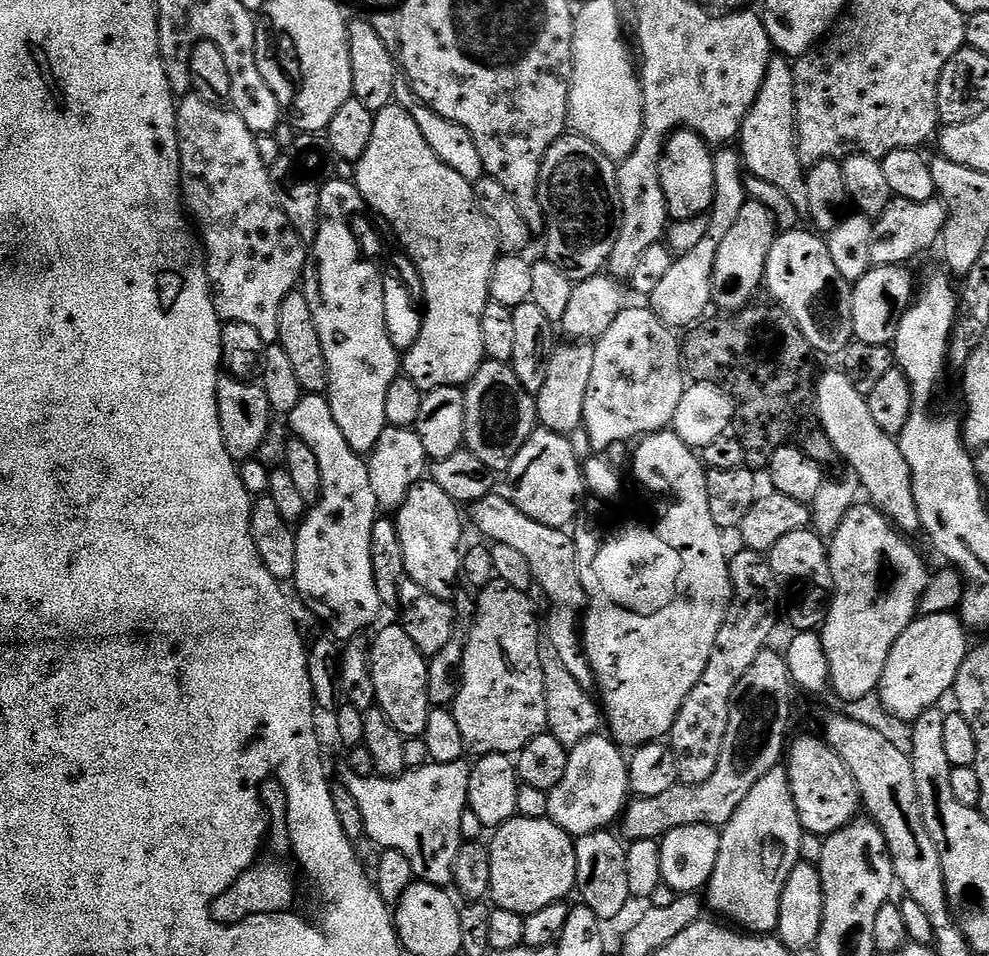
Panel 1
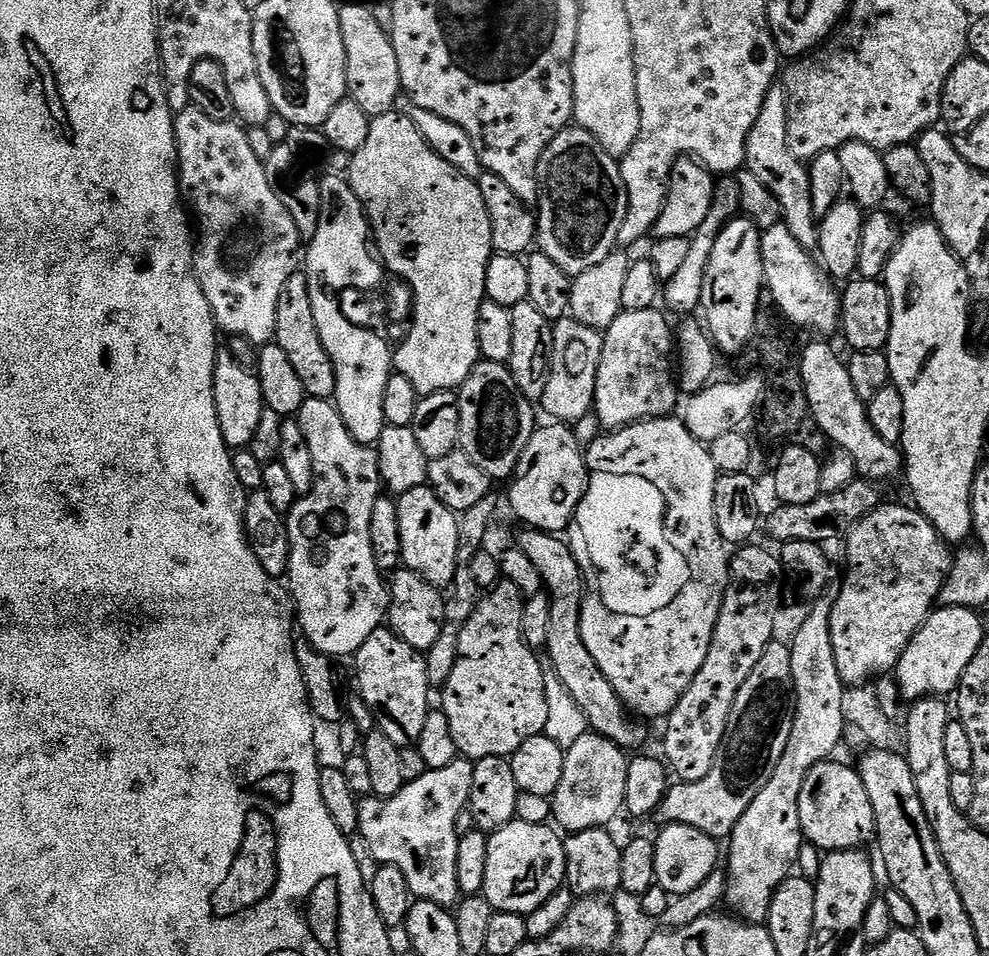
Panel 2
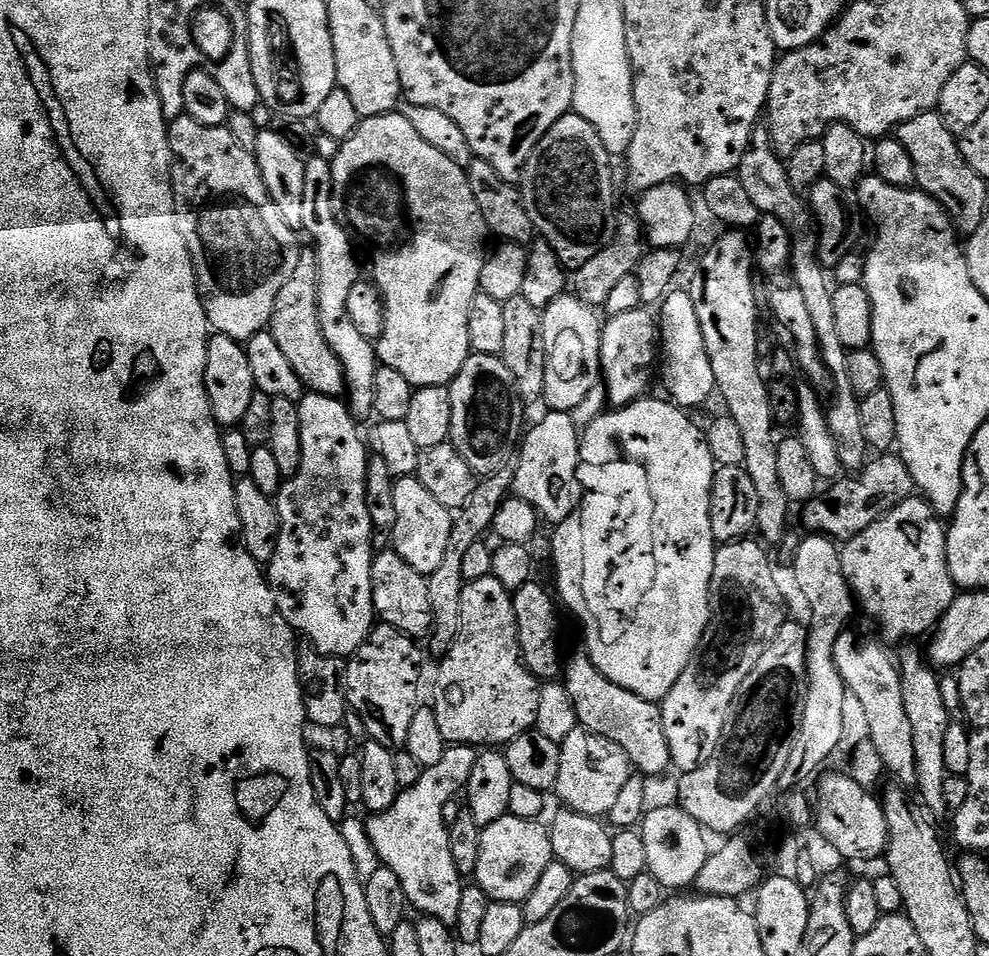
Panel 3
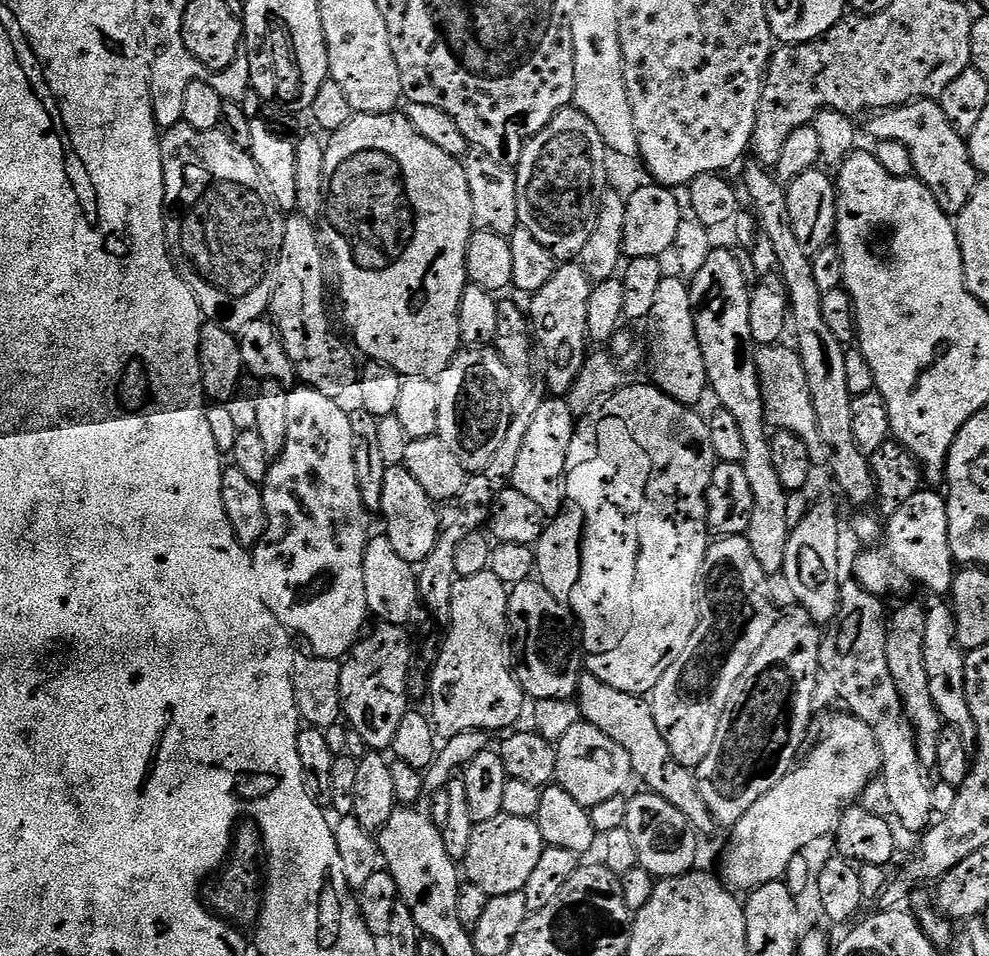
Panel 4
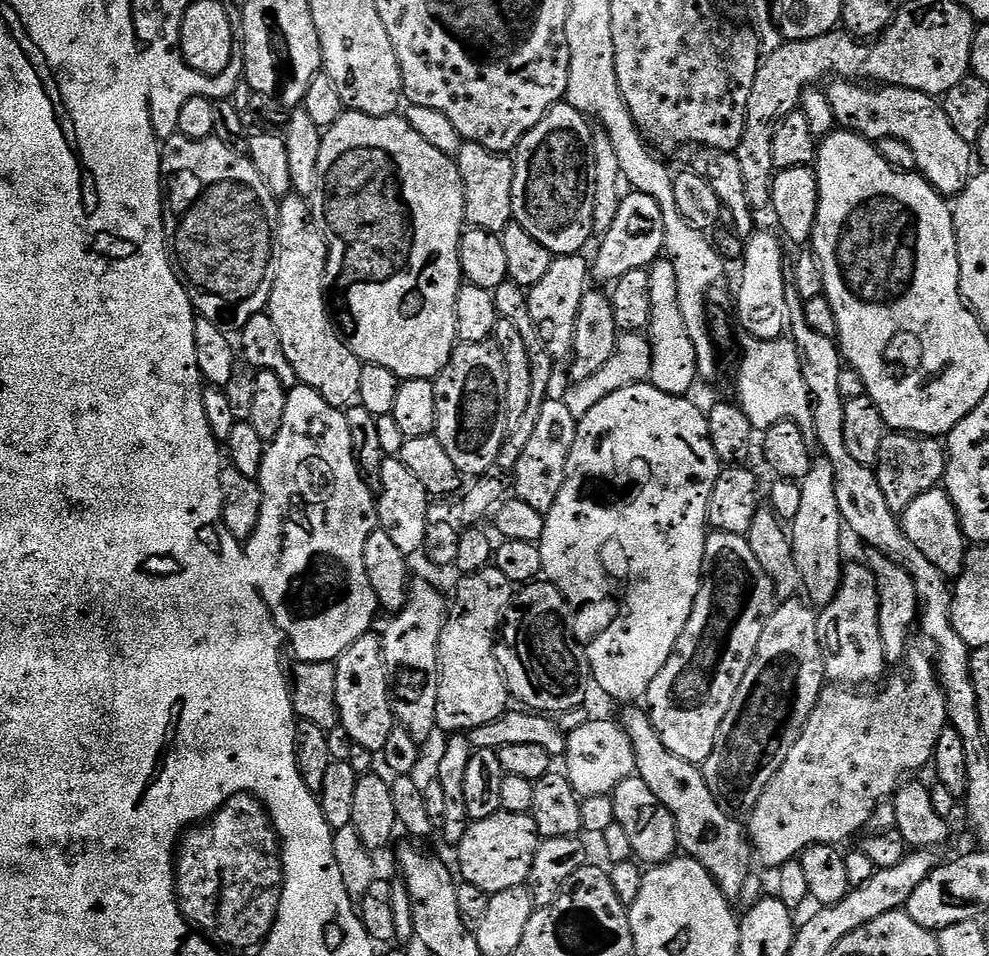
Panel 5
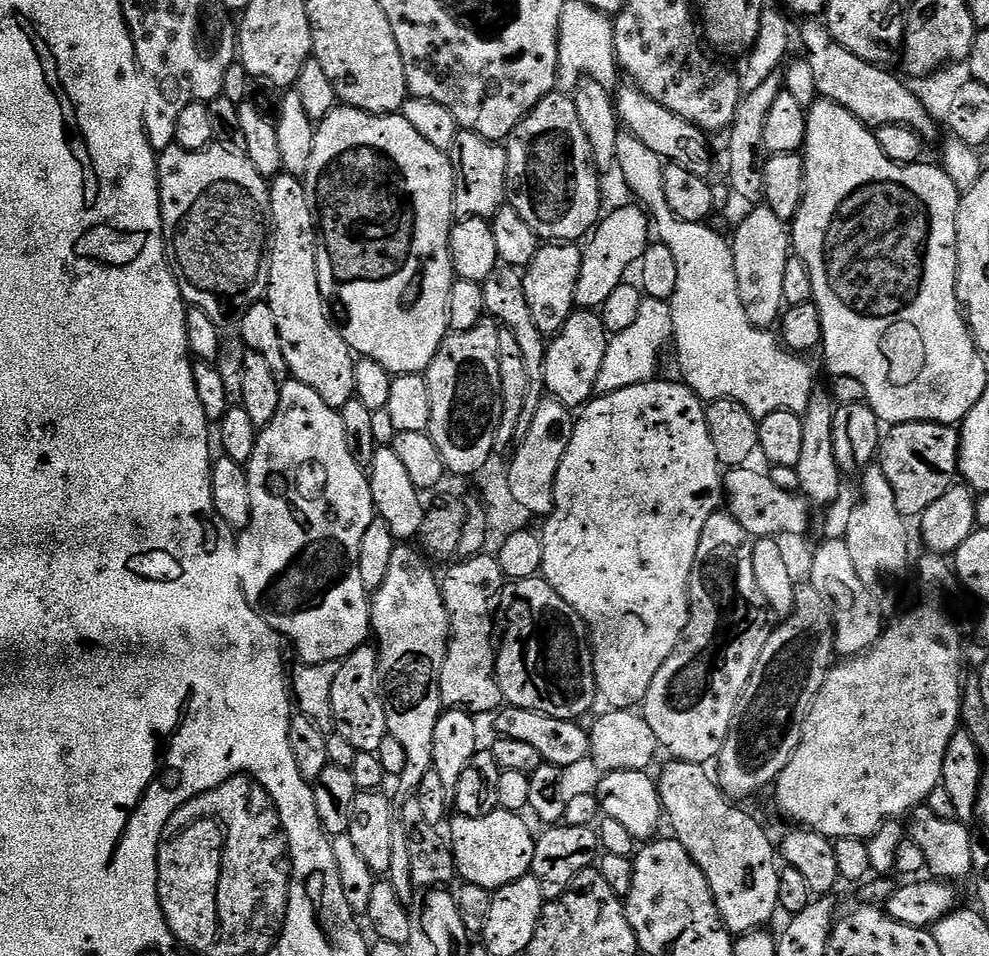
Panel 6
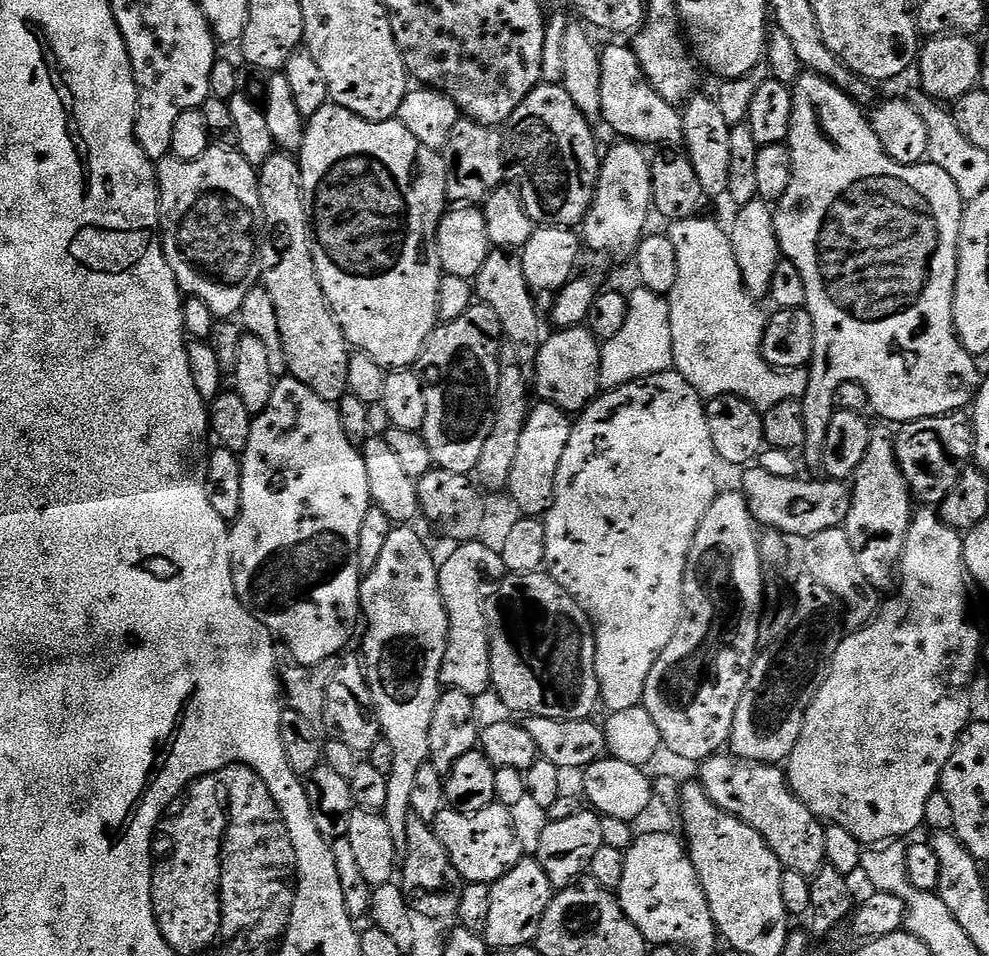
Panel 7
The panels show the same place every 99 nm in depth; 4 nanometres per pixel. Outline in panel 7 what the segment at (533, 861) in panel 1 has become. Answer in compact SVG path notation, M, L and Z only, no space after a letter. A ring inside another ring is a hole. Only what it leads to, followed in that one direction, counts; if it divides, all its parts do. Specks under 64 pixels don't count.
M497 802L477 812L457 812L446 806L435 822L436 836L446 846L452 864L458 870L461 881L470 884L490 884L503 878L522 859L520 836L512 825L513 809Z

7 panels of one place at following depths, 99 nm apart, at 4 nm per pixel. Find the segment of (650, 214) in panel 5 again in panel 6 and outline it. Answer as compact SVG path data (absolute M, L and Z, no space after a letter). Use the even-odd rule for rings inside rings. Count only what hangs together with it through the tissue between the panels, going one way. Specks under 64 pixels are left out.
M632 204L626 205L625 208L614 209L609 216L607 213L597 223L590 239L583 245L582 270L578 274L576 287L577 309L600 309L606 302L606 298L610 298L614 286L618 286L627 277L624 275L627 274L628 268L635 269L640 259L644 257L644 252L650 243L650 237L648 237L648 232L650 236L650 216L643 207Z

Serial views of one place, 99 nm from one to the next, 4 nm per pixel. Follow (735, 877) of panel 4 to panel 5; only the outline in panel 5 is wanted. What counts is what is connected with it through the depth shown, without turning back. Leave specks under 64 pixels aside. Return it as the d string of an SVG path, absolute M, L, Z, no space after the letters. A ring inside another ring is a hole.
M909 651L906 656L907 668L908 676L894 677L880 693L872 692L876 690L853 690L848 686L825 686L820 691L818 702L814 706L814 710L810 714L806 726L802 730L798 742L794 742L794 750L790 750L790 754L786 757L786 762L782 766L782 770L778 770L778 774L774 774L774 778L770 782L770 786L766 786L762 798L758 798L756 805L750 809L749 816L752 817L746 820L748 838L752 841L752 850L755 859L759 863L761 860L766 867L779 870L784 864L797 859L801 852L804 852L807 848L815 844L843 845L843 840L850 839L855 832L861 831L860 833L863 833L871 825L872 816L875 814L876 808L879 804L885 803L895 793L896 789L900 787L902 781L907 777L904 776L907 772L916 772L919 768L924 767L927 769L931 765L932 755L936 749L938 738L942 734L942 730L949 727L944 688L938 679L938 668L934 663L934 656L931 651Z

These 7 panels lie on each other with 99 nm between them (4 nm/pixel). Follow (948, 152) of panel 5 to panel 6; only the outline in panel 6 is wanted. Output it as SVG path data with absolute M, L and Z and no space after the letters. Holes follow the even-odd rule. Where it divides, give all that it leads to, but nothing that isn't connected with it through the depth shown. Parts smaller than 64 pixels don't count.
M808 18L801 24L804 24L800 28L800 44L804 47L805 52L803 52L803 55L807 59L811 73L814 74L814 86L817 93L823 99L834 102L846 110L850 110L850 114L854 114L854 118L858 118L873 130L882 126L890 126L891 124L904 124L907 128L914 129L922 138L929 138L928 136L935 134L936 128L938 128L937 121L932 119L918 98L910 92L907 83L901 80L900 84L899 78L894 73L888 72L892 70L878 64L871 64L854 54L850 54L850 50L846 50L841 44L837 44L828 35L825 25L819 19Z

